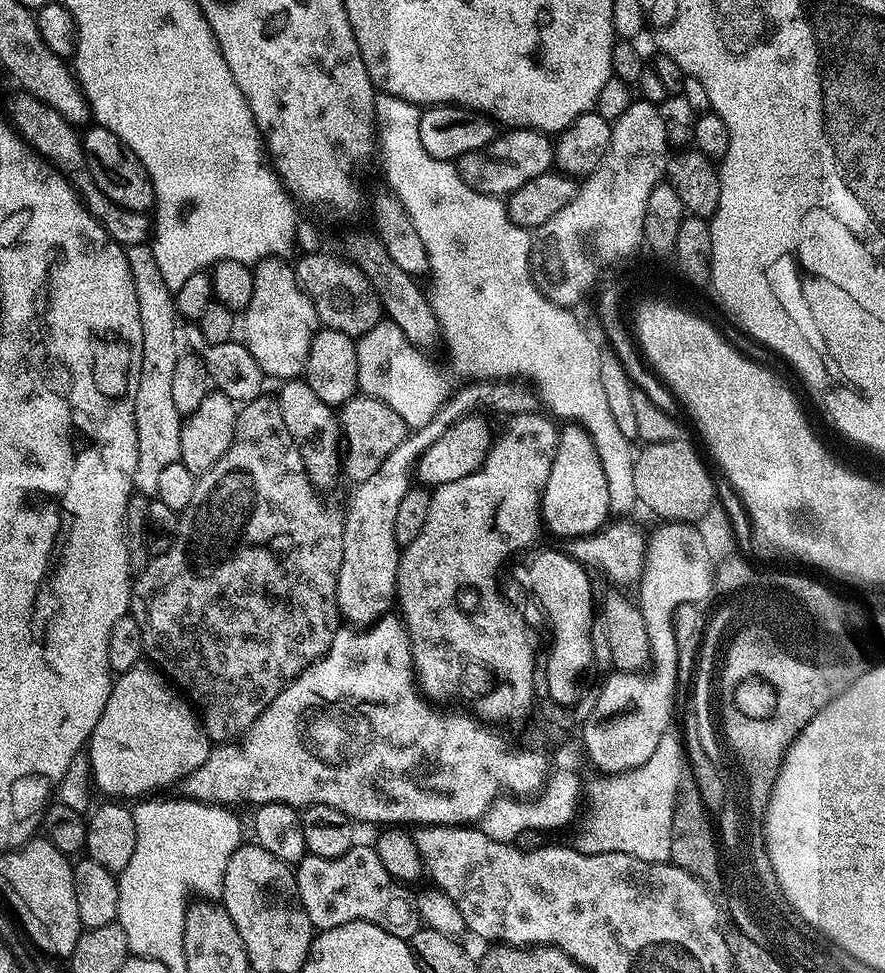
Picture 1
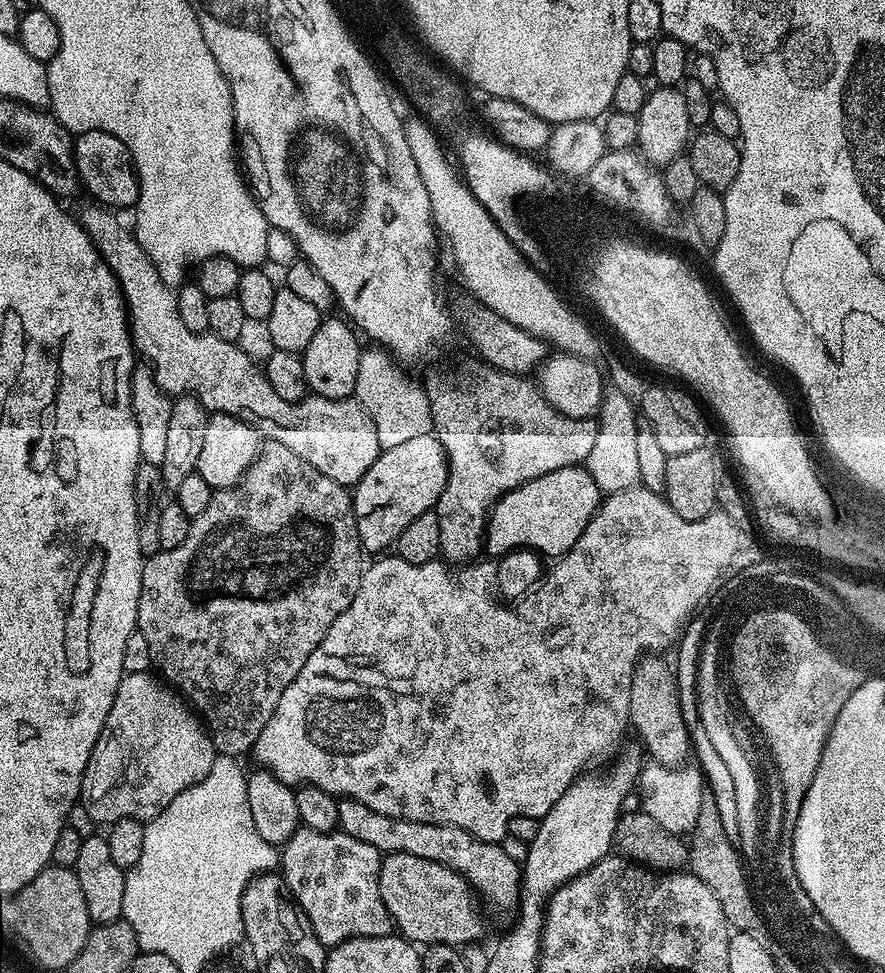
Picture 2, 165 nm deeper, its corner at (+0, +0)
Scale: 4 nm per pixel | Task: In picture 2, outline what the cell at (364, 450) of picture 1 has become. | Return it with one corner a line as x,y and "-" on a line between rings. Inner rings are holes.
88,202
78,212
80,225
92,239
92,245
100,252
108,269
116,275
120,290
124,294
124,302
128,310
128,326
132,334
132,342
137,353
144,352
150,362
152,376
157,386
175,398
192,396
209,413
221,412
230,414
259,430
261,437
286,446
286,450
294,450
302,462
310,462
314,470
326,474
326,478
334,478
334,482
345,486
354,486
374,466
380,457
381,447
378,442
378,430
374,430
374,422
359,400
327,400
321,396
305,395
302,400
287,400
274,394
274,386
264,377
261,365
255,364
239,347
239,343
223,340
213,336
211,332
191,332
186,330
186,322
182,322
182,314
178,314
176,292
168,288
158,278
158,270
154,262
142,250
131,231
124,229
115,211
109,210
95,202

